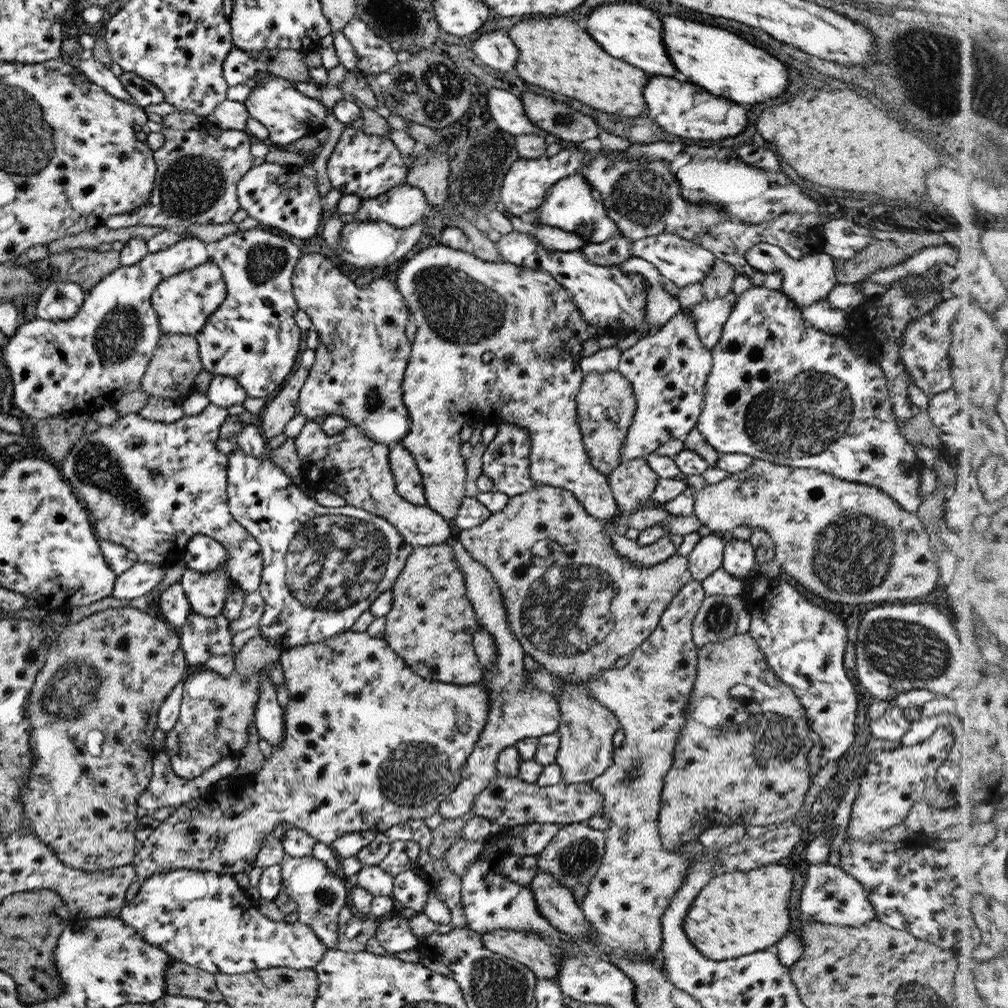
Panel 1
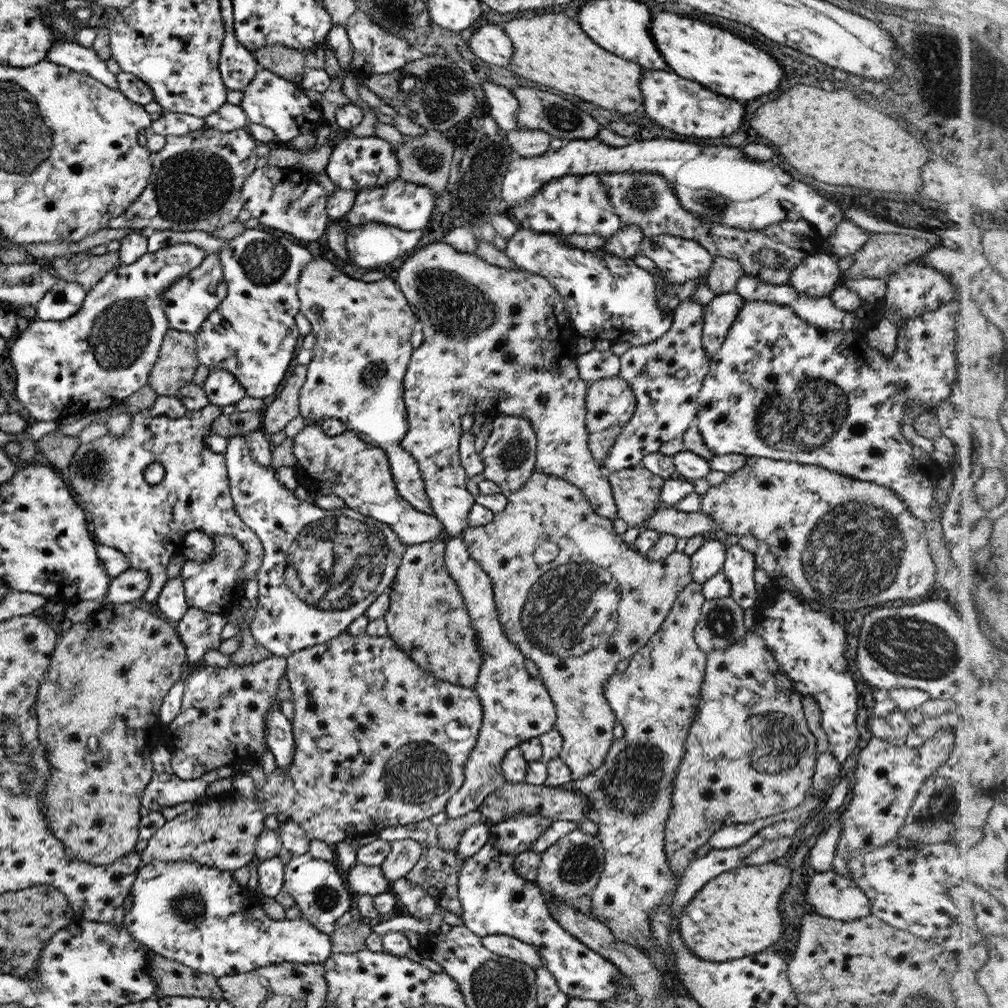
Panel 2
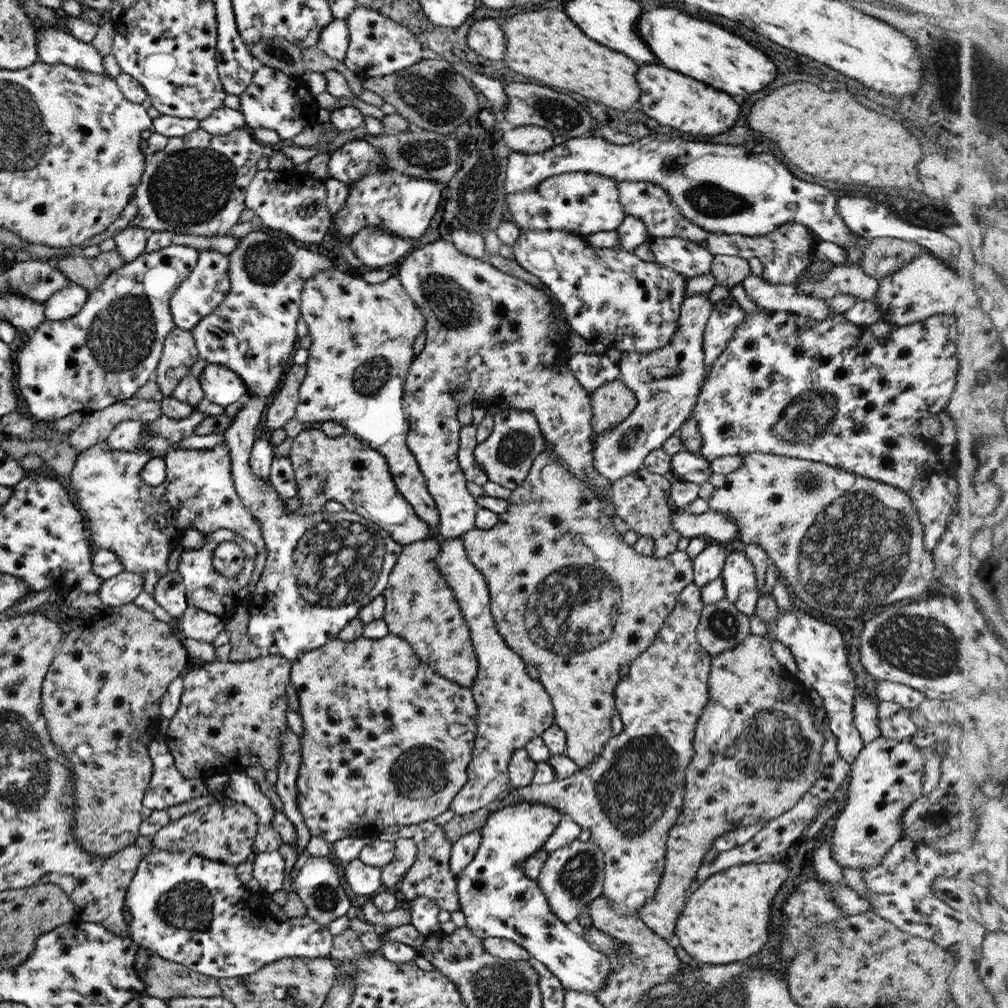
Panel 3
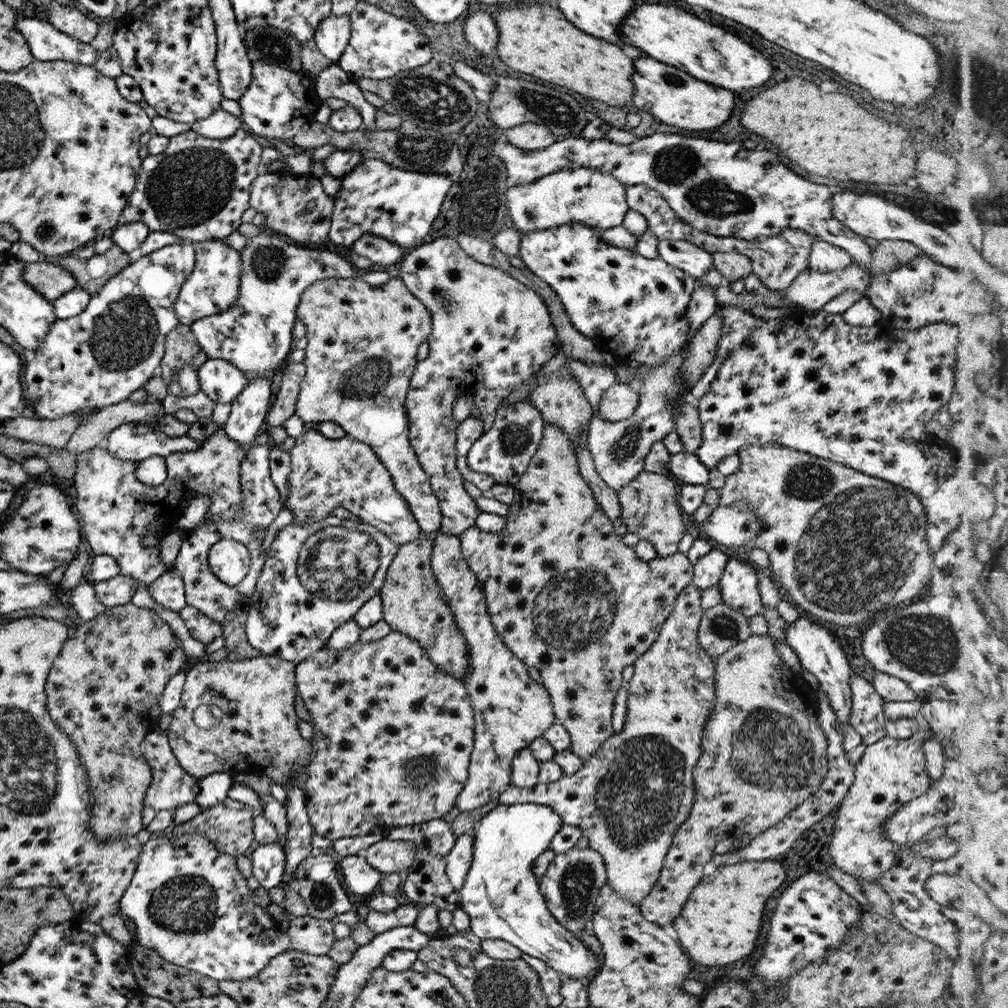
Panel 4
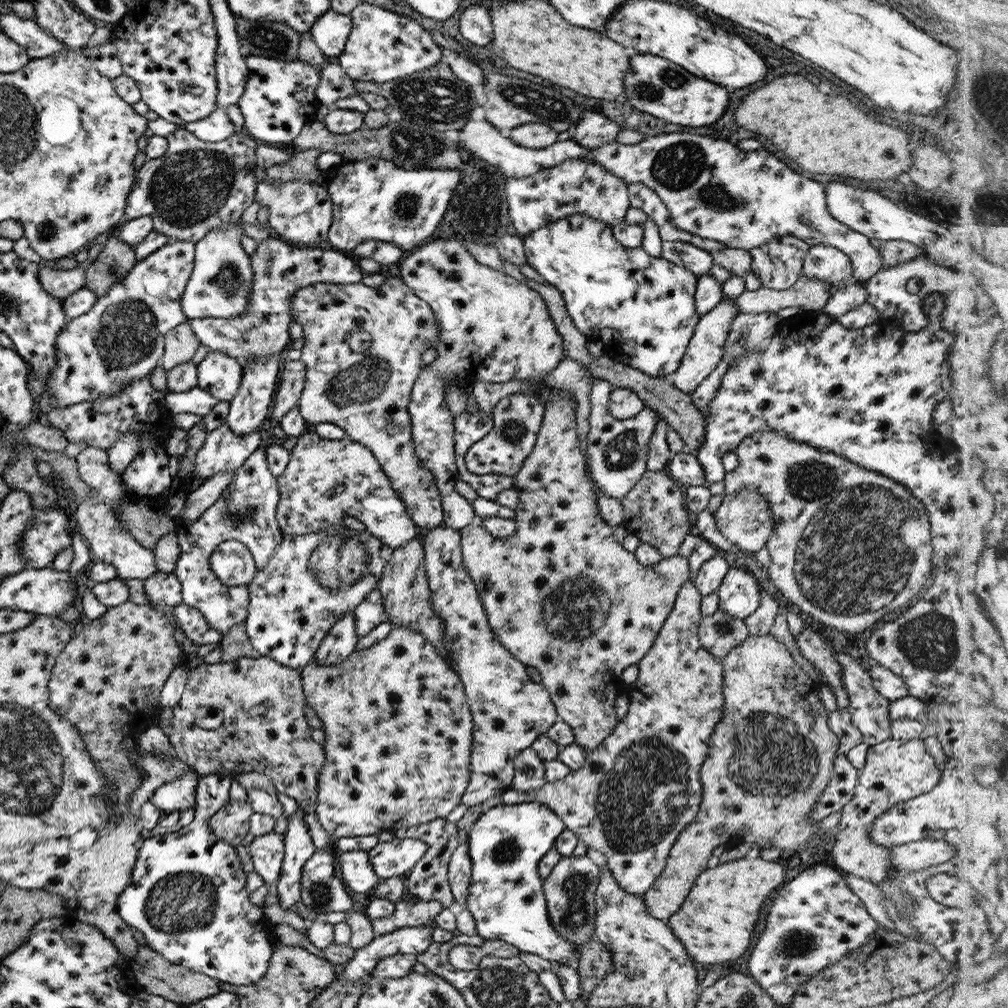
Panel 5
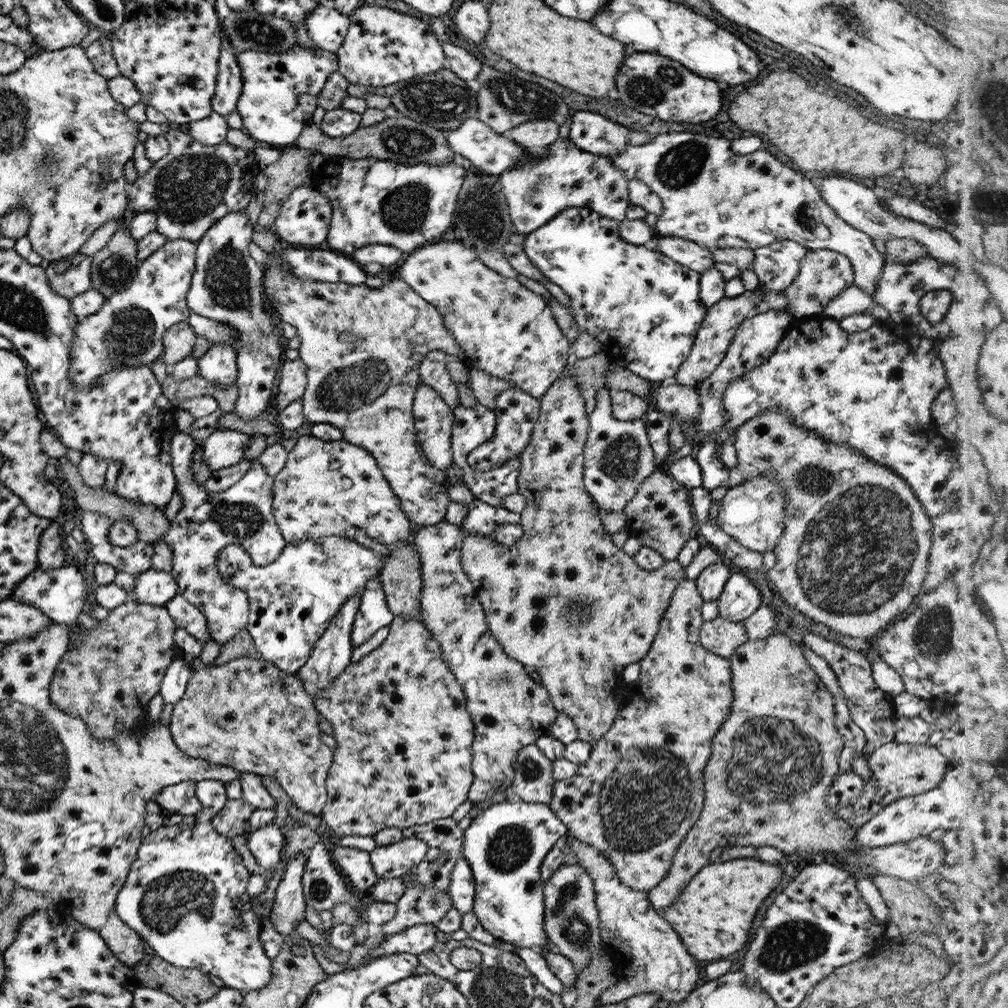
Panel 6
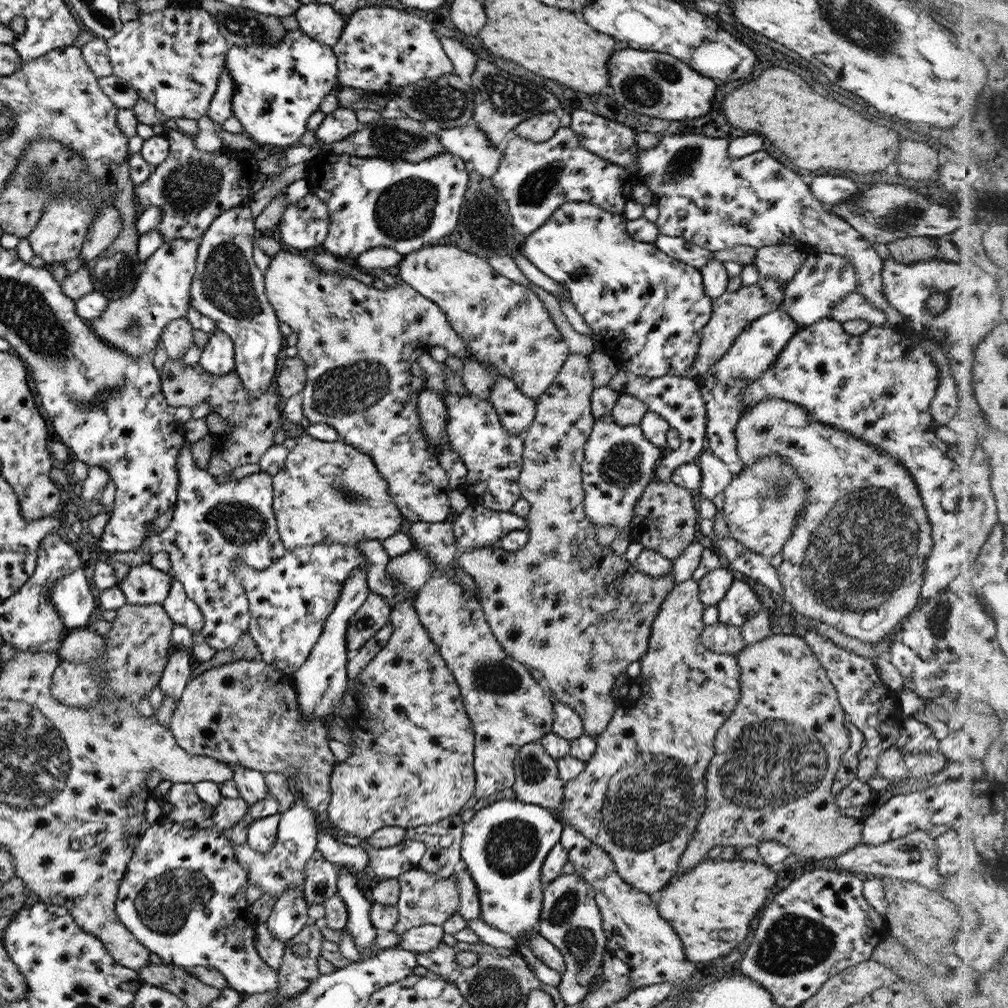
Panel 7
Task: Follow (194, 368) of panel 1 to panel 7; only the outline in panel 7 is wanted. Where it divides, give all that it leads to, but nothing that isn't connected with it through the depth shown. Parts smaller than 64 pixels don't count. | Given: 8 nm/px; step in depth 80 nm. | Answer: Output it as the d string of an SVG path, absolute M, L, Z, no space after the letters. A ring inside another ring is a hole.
M183 318L170 320L161 329L160 344L165 349L166 358L177 360L193 343L192 326Z

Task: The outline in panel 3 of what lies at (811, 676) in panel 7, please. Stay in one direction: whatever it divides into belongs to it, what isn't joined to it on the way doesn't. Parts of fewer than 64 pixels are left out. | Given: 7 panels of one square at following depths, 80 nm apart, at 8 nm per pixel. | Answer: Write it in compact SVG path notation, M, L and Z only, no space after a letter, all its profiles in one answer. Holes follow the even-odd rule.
M748 633L744 641L737 644L737 646L711 656L707 686L708 701L702 708L701 714L697 719L692 740L694 753L684 770L684 791L682 796L684 804L682 804L679 817L675 819L665 840L664 866L663 872L661 873L661 882L657 885L653 896L639 908L638 917L645 923L645 926L666 941L674 934L675 918L677 918L679 906L683 904L689 885L692 883L691 881L695 879L695 874L703 867L703 857L709 850L709 847L712 847L712 842L715 841L715 838L717 839L717 837L723 833L729 832L729 830L733 830L733 828L737 826L749 826L749 824L755 824L759 822L759 820L770 821L772 818L791 810L796 802L813 786L815 779L820 776L821 773L820 752L824 737L820 735L818 730L814 727L814 718L810 716L808 706L803 702L805 698L808 698L809 690L803 688L798 678L787 671L773 657L769 639Z

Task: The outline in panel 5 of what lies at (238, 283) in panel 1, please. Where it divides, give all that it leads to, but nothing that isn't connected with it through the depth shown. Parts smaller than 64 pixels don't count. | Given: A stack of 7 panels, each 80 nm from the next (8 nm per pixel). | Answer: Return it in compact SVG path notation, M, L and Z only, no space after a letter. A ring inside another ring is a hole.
M267 238L256 242L256 249L248 255L253 273L252 289L246 310L233 318L200 318L188 321L188 325L195 338L209 351L224 352L229 358L235 358L239 363L245 364L247 360L265 360L267 356L282 358L283 353L289 349L292 339L287 330L290 320L290 300L295 289L315 283L355 284L361 280L361 271L354 258L332 249L303 249L292 247L283 240Z

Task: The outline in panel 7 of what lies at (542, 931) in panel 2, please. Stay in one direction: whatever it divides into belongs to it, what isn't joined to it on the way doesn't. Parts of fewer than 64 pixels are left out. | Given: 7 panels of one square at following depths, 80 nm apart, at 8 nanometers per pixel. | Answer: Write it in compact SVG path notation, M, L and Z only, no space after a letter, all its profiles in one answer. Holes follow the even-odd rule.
M515 799L492 802L491 804L481 808L479 811L475 811L470 821L464 822L462 828L462 840L460 841L460 859L461 865L465 868L465 871L467 871L471 880L473 880L474 886L477 890L479 900L479 919L486 922L488 925L493 926L493 928L498 931L506 932L511 938L517 940L521 946L526 946L526 944L524 944L524 940L522 940L524 934L528 933L531 929L537 928L537 925L539 924L543 890L541 882L539 882L541 866L543 860L545 860L545 856L547 856L547 854L551 851L551 848L559 842L561 831L561 821L557 820L550 810L546 810L546 808L541 808L535 804L523 804L521 801L517 801Z

